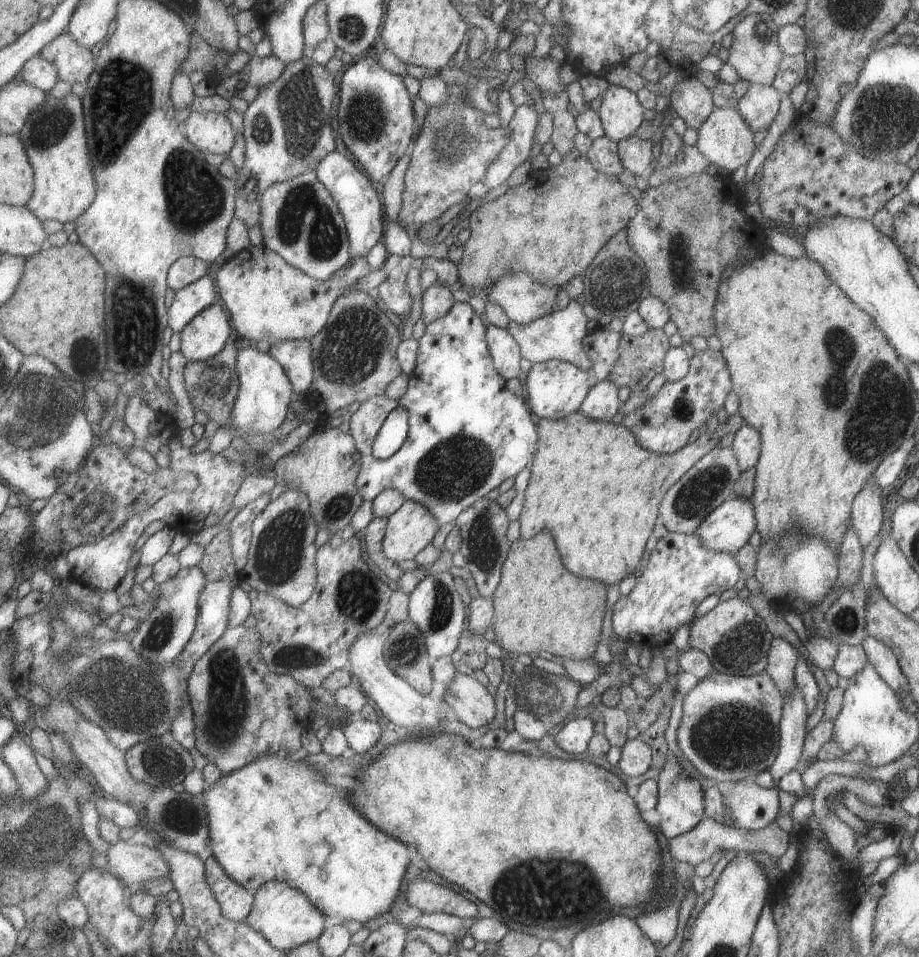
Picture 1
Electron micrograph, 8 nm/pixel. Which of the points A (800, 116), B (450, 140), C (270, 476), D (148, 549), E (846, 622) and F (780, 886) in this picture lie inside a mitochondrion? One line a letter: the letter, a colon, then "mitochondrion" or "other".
A: other
B: mitochondrion
C: other
D: other
E: mitochondrion
F: other

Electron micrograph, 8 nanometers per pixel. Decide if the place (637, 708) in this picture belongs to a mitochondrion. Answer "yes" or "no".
no

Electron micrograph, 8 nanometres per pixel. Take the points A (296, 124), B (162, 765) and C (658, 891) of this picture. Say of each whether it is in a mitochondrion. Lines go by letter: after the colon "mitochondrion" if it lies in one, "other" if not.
A: mitochondrion
B: mitochondrion
C: other

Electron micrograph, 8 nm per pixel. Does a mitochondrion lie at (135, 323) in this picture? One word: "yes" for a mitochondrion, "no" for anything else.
yes

